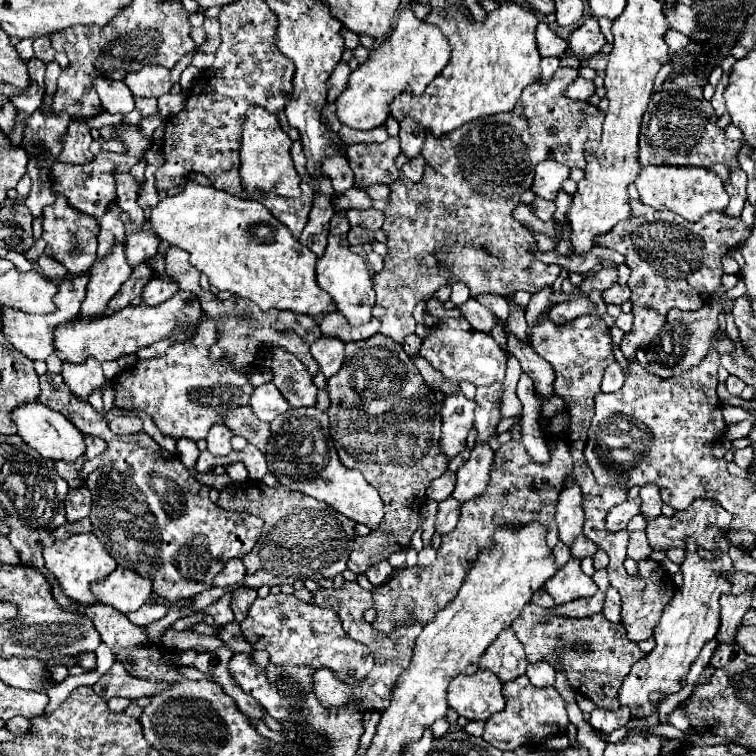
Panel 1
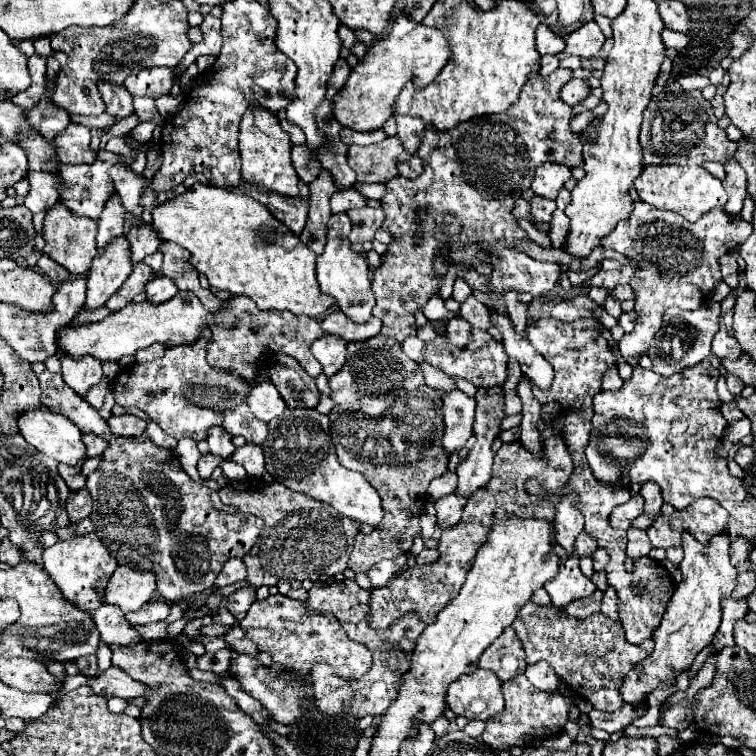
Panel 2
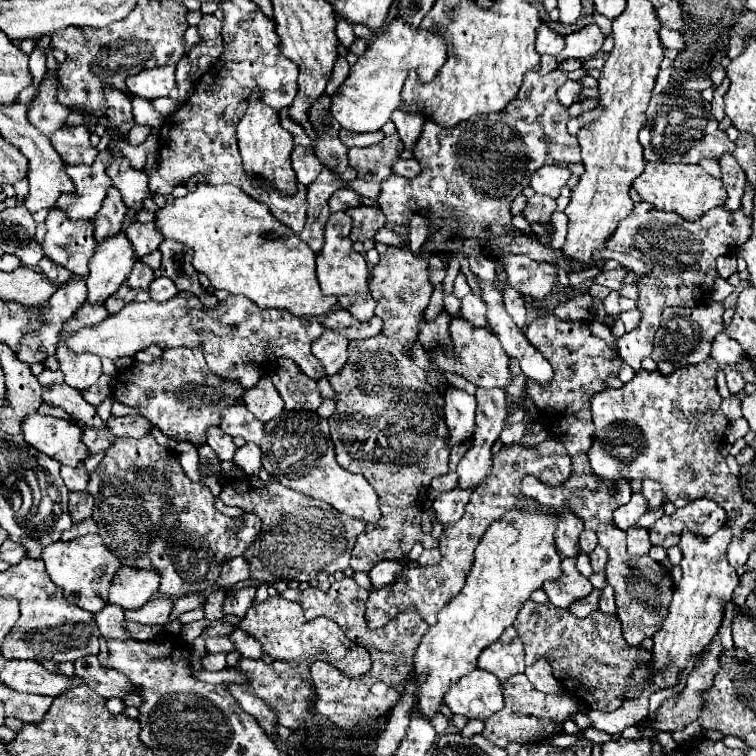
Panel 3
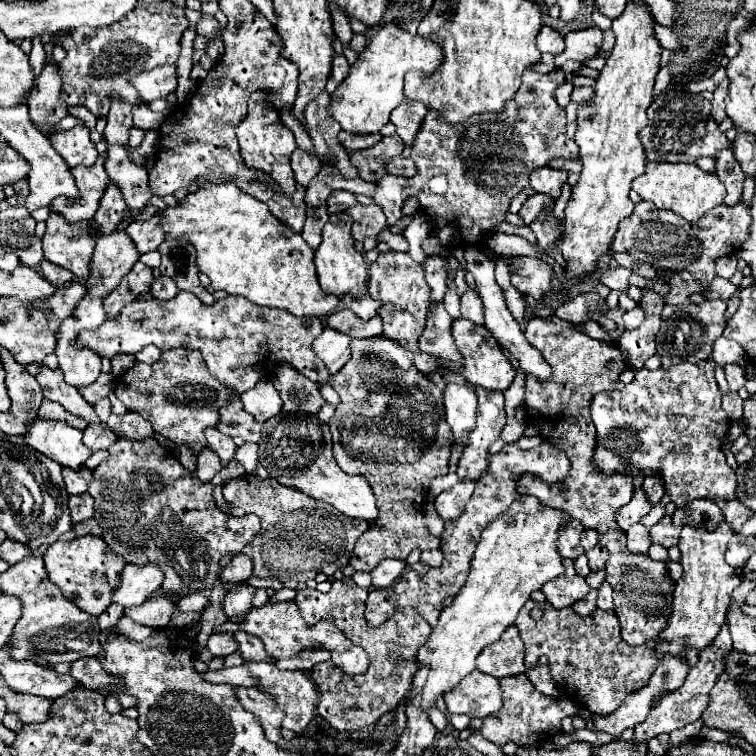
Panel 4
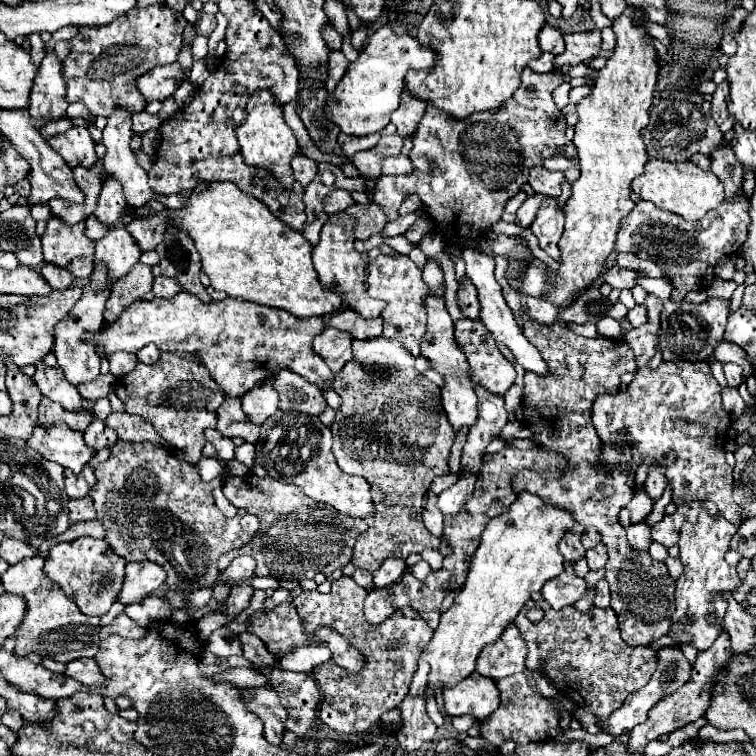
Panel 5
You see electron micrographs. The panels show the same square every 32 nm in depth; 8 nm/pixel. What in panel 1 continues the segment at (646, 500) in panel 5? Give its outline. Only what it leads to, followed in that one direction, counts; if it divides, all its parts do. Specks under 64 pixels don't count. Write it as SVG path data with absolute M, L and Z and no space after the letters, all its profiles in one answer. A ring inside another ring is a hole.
M640 498L636 500L626 500L622 504L616 504L608 516L606 516L606 530L608 532L620 532L626 530L626 524L630 522L632 516L640 512Z

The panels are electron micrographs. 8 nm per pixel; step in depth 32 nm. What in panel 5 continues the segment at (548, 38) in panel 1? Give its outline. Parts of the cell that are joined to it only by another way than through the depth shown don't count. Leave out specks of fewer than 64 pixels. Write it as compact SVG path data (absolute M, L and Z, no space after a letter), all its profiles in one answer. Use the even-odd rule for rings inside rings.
M544 26L540 30L540 36L538 36L538 46L542 52L550 52L550 54L560 54L564 52L564 38L560 34L560 30L552 28L552 26Z

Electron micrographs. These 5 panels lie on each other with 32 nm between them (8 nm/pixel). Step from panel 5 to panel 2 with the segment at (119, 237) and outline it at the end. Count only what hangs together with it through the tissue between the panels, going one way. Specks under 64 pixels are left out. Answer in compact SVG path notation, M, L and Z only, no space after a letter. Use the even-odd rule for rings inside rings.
M116 240L116 244L108 246L108 252L98 254L92 260L88 272L88 296L84 302L84 310L94 312L102 308L112 294L124 284L124 280L132 272L132 262L128 260L128 242Z

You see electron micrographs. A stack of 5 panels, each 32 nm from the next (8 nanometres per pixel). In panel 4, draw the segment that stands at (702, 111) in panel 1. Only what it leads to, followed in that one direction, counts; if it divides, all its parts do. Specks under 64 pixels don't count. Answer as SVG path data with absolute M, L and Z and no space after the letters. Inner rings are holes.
M666 90L654 96L648 108L648 126L640 132L640 142L644 144L646 158L654 162L696 162L698 158L714 158L718 152L732 148L732 142L712 120L710 102L702 94L686 90Z

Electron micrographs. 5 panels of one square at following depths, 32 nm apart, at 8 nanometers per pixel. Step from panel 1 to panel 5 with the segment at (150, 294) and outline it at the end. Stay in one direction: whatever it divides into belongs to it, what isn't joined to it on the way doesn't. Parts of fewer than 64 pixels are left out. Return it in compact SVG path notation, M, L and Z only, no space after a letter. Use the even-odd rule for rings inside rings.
M158 276L154 280L152 296L156 296L156 298L174 298L178 292L180 292L180 286L176 284L176 280L172 280L168 276Z

